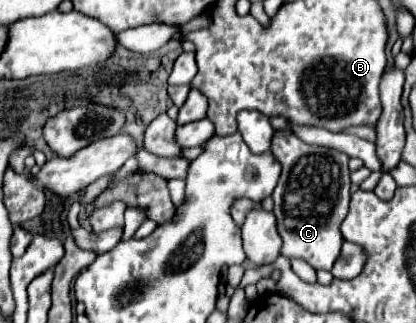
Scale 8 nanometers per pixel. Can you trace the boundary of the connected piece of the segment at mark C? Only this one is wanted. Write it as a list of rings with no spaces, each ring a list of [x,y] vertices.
[[[289,129],[283,131],[275,131],[273,141],[271,141],[271,151],[275,153],[275,157],[279,159],[279,163],[283,165],[283,173],[279,177],[279,183],[273,191],[273,201],[275,201],[275,217],[277,217],[277,229],[279,235],[283,237],[283,257],[301,257],[307,263],[311,263],[315,269],[325,269],[331,271],[333,263],[337,261],[339,253],[341,253],[341,245],[343,245],[343,237],[341,237],[341,221],[347,215],[349,209],[349,167],[347,161],[349,157],[341,151],[329,149],[329,147],[321,147],[321,145],[307,145],[303,141],[299,141]]]

